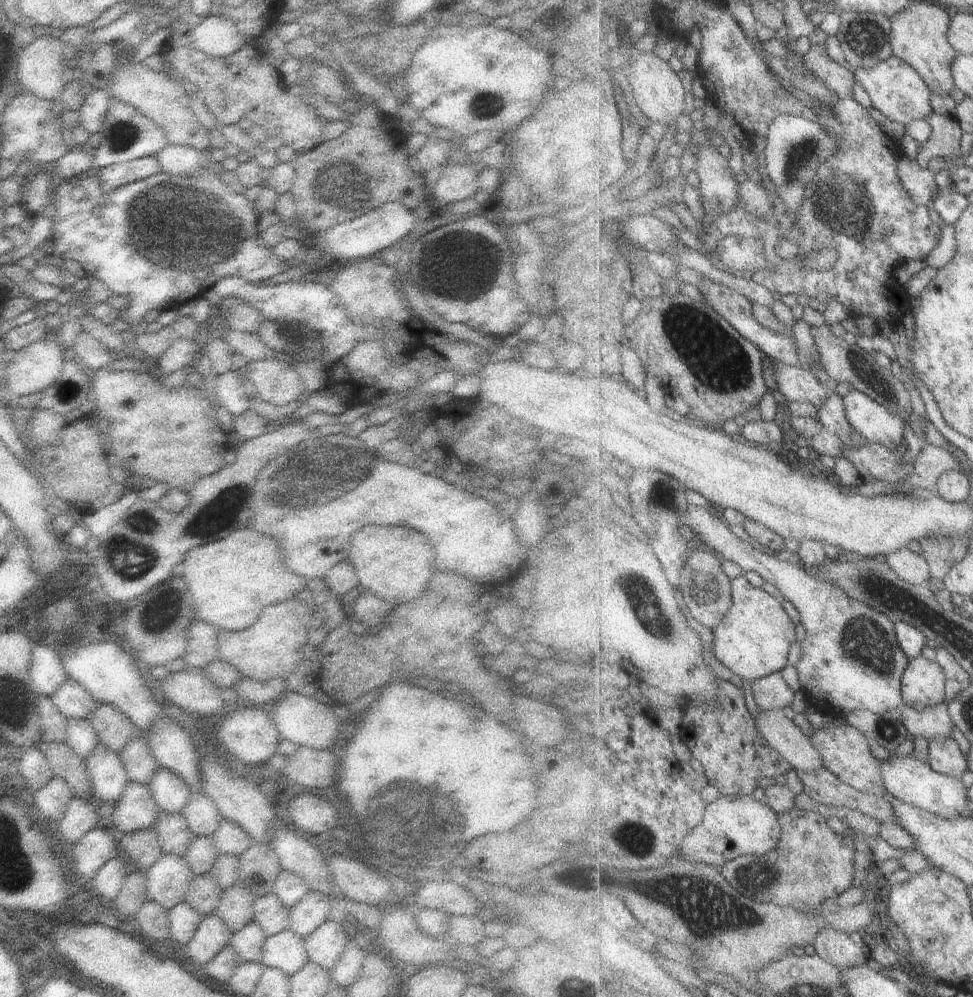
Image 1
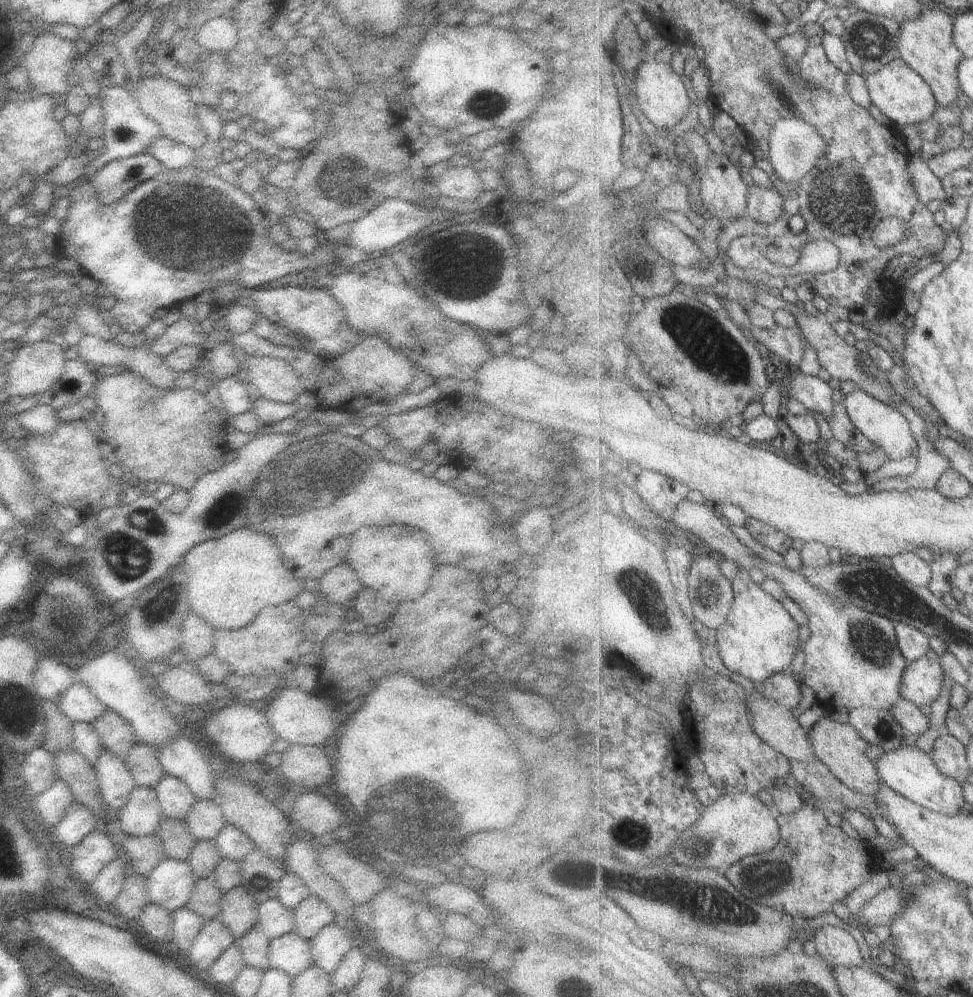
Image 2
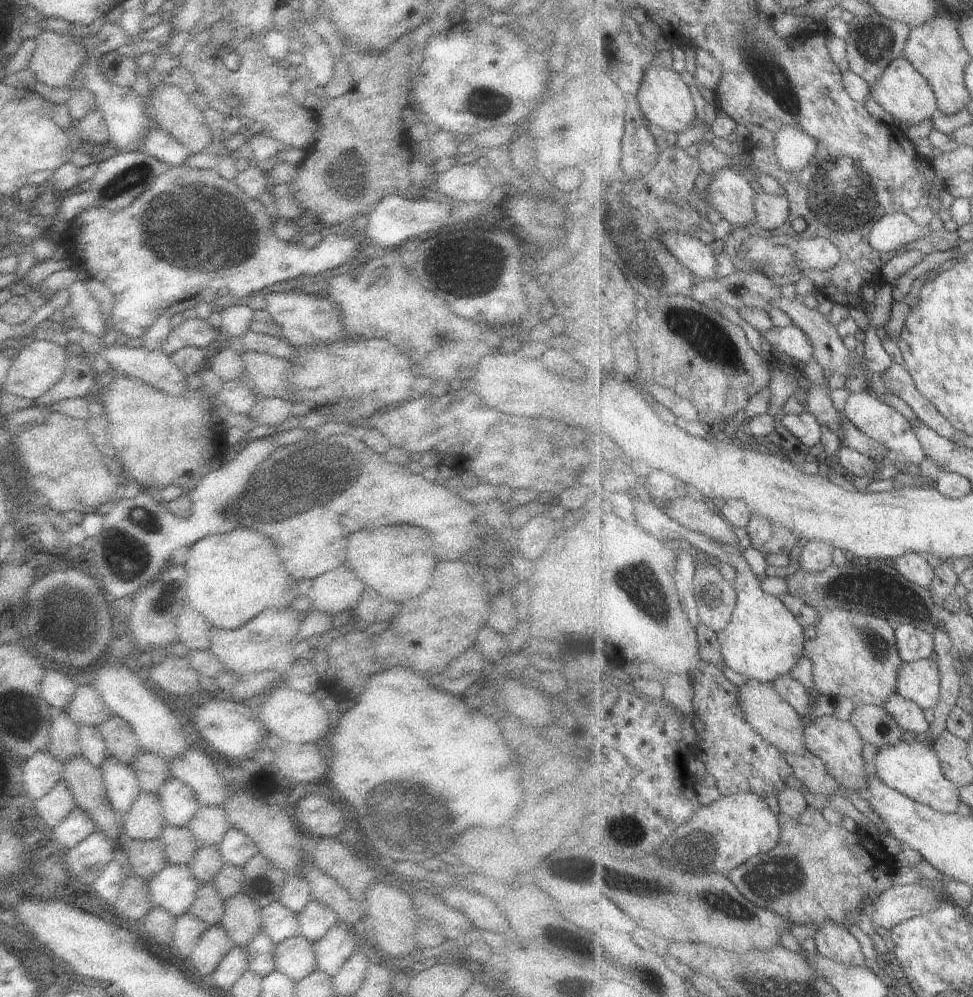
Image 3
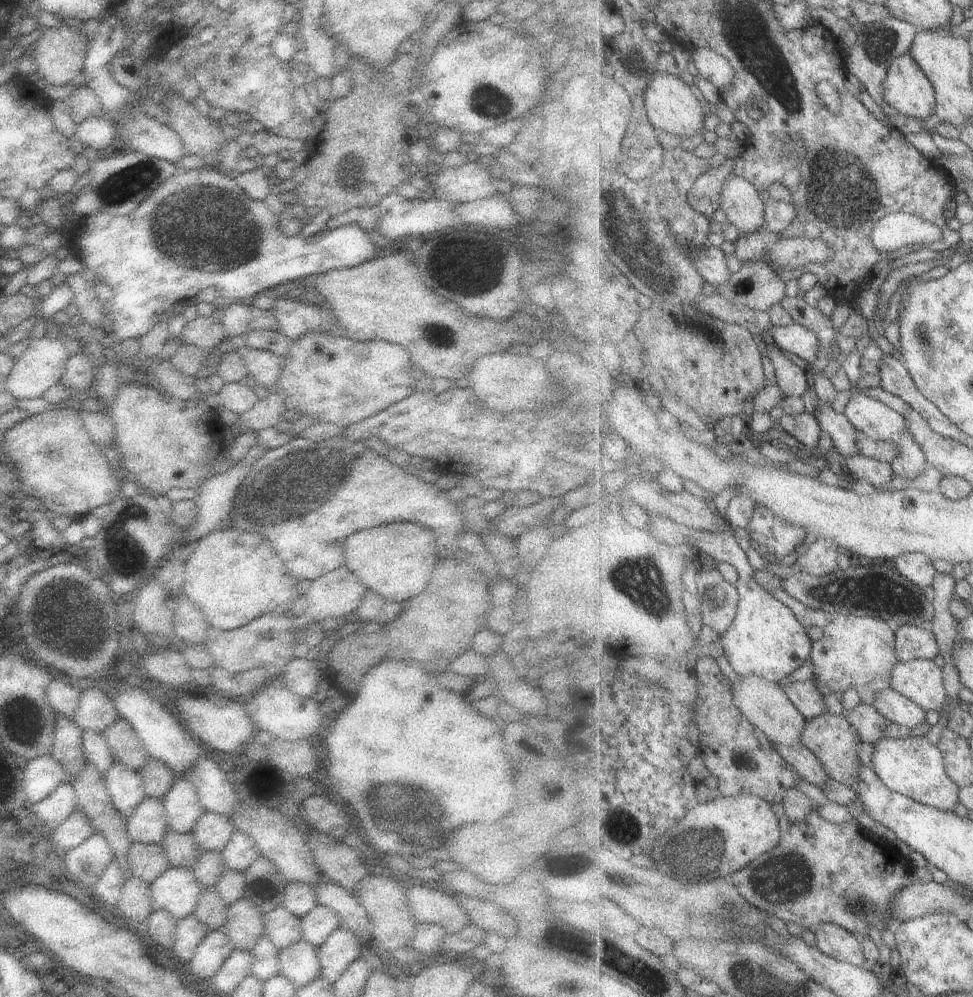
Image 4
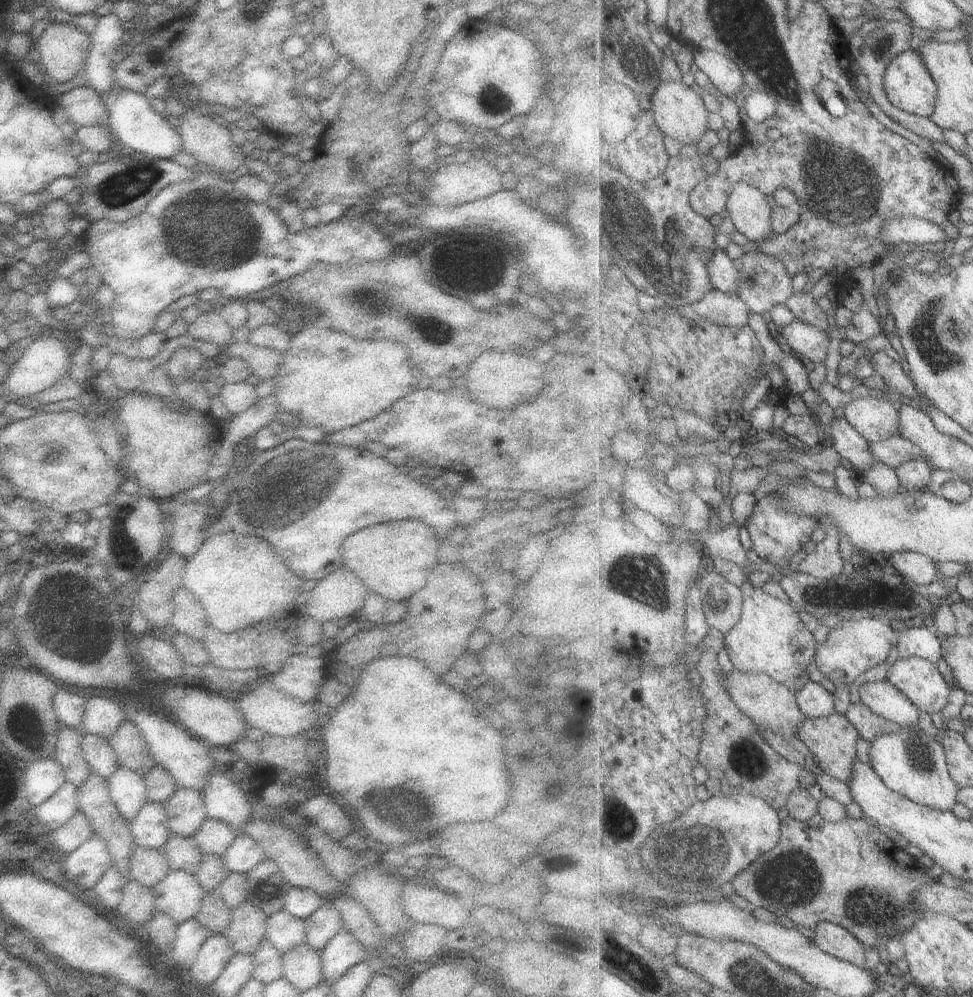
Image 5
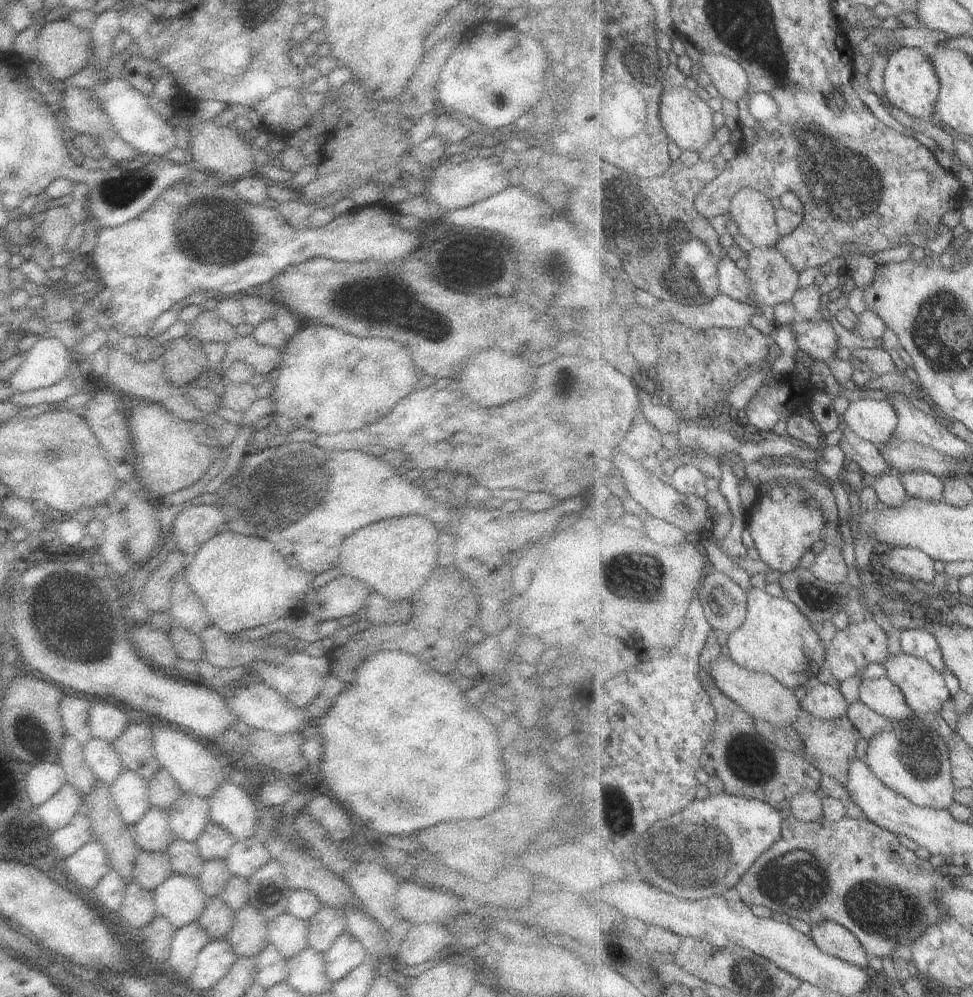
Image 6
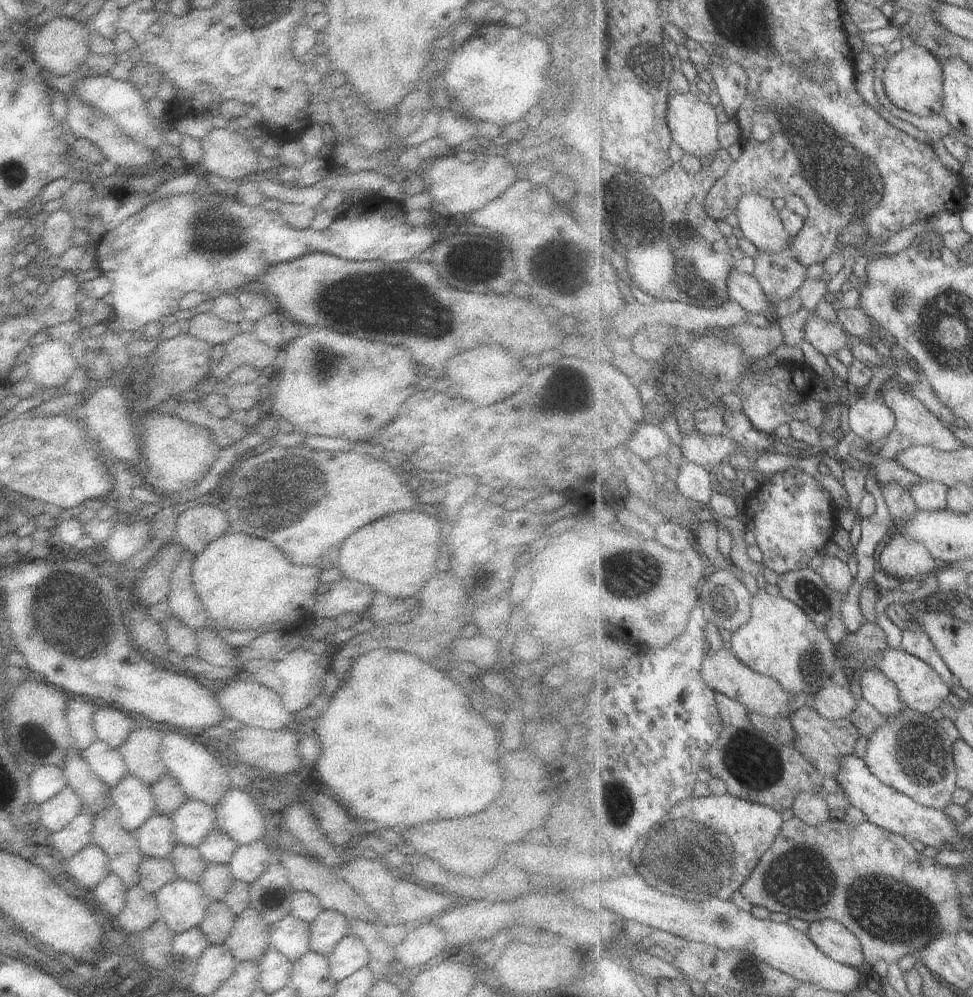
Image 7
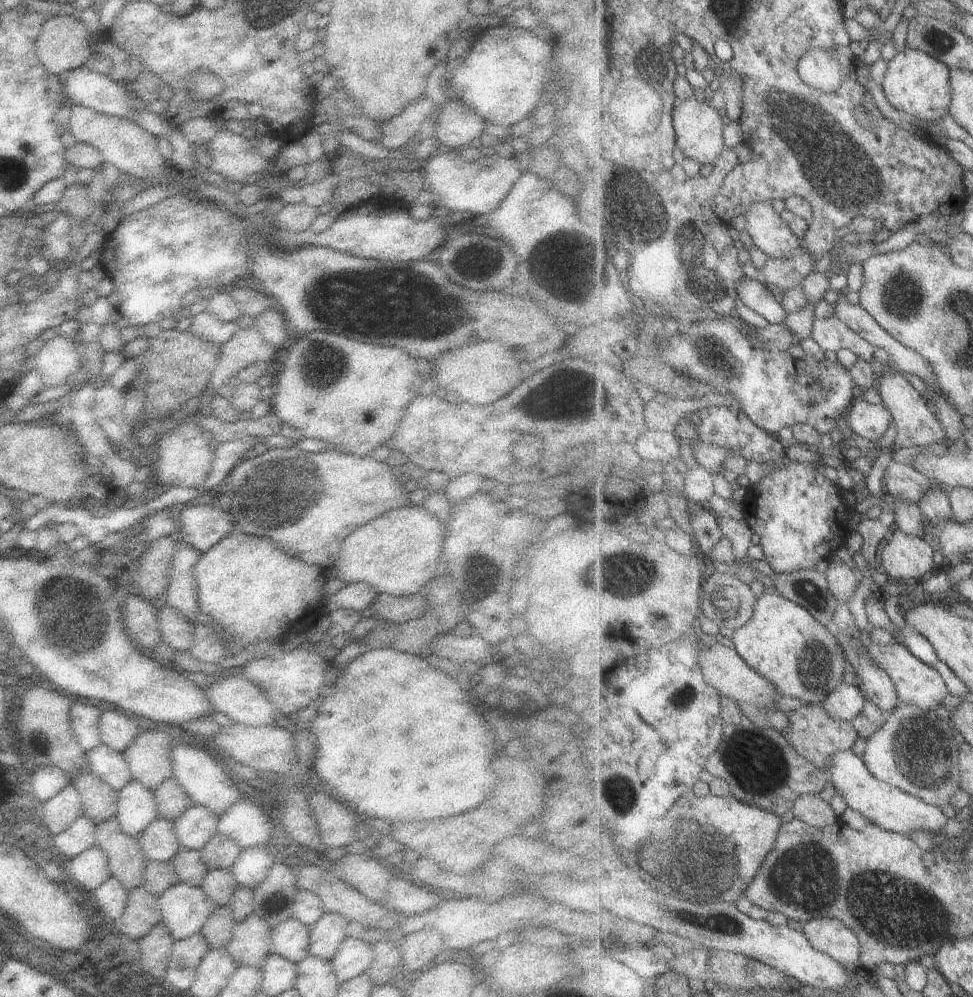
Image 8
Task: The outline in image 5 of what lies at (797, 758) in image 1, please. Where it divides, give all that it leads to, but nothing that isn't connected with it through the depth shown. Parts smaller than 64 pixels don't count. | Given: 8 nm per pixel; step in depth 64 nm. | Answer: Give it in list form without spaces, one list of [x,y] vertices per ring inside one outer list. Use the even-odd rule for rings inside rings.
[[[735,669],[725,675],[723,684],[737,704],[737,708],[749,716],[756,725],[783,736],[785,740],[798,737],[799,726],[806,720],[806,717],[799,709],[790,684],[775,682],[773,678],[765,674],[741,672]]]

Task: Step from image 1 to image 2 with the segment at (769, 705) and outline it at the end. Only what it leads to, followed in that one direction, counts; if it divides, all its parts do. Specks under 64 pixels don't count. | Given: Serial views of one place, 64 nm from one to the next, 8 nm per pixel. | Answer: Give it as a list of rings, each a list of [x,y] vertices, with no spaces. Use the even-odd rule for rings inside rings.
[[[779,673],[767,679],[764,683],[757,684],[764,697],[778,702],[780,705],[795,711],[801,704],[801,698],[805,698],[801,691],[801,684],[790,673]]]

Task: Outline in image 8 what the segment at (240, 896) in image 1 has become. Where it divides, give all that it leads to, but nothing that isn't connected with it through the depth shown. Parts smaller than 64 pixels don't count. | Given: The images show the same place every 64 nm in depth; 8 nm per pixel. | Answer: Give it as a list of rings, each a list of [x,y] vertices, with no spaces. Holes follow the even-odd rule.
[[[254,913],[235,924],[233,936],[229,940],[231,944],[227,944],[226,950],[236,966],[243,964],[243,966],[255,966],[261,969],[263,960],[271,950],[269,928]]]

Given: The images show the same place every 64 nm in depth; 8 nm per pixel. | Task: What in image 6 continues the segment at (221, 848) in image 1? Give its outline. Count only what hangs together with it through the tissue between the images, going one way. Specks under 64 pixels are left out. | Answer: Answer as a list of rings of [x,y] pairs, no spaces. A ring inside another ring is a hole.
[[[256,836],[246,840],[234,840],[225,862],[231,875],[248,880],[255,870],[265,866],[270,859],[269,852]]]

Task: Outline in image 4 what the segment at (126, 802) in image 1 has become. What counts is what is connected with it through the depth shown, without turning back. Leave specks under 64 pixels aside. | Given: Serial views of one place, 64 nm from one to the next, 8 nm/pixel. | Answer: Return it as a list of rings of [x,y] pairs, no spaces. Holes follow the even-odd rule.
[[[143,796],[135,812],[126,819],[126,832],[142,844],[162,844],[167,832],[164,806],[159,798]]]

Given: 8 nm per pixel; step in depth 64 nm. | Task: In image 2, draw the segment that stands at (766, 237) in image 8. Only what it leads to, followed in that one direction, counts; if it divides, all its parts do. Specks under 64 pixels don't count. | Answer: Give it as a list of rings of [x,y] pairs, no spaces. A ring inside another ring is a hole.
[[[713,152],[709,156],[706,168],[698,170],[697,177],[700,180],[700,194],[702,203],[708,212],[715,219],[725,218],[725,220],[737,219],[739,216],[746,216],[749,200],[749,187],[745,184],[741,176],[740,167],[733,164],[732,157],[720,155]]]

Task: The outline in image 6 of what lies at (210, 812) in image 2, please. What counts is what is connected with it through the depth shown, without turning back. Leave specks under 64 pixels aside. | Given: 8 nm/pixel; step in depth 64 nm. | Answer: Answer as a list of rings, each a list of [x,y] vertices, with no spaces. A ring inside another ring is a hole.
[[[209,820],[209,824],[203,828],[203,832],[197,838],[198,854],[202,860],[215,858],[225,861],[231,851],[234,839],[223,826]]]

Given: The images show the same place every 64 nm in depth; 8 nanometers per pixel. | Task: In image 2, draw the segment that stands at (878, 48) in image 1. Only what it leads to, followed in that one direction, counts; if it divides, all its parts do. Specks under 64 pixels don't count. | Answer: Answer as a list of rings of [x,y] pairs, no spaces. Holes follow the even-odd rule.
[[[859,10],[851,13],[845,20],[844,28],[841,38],[848,52],[848,61],[855,73],[862,75],[878,73],[880,68],[900,56],[898,51],[900,22],[897,20]]]

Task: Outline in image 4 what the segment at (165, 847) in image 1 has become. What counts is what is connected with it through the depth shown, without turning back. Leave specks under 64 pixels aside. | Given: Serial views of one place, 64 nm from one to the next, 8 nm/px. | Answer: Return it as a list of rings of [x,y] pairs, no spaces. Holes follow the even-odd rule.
[[[167,828],[162,846],[169,865],[180,868],[191,868],[191,864],[195,864],[195,856],[199,856],[199,852],[207,852],[198,849],[191,833],[182,834],[171,828]]]

